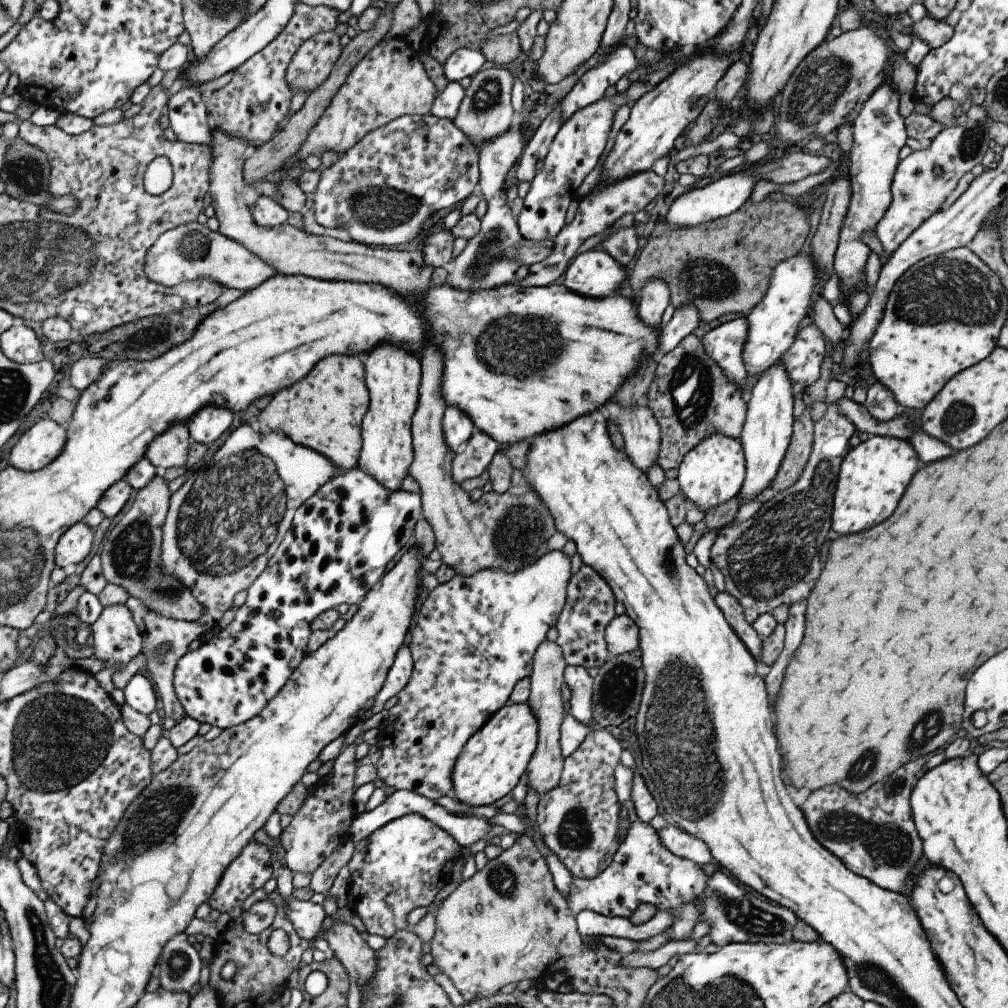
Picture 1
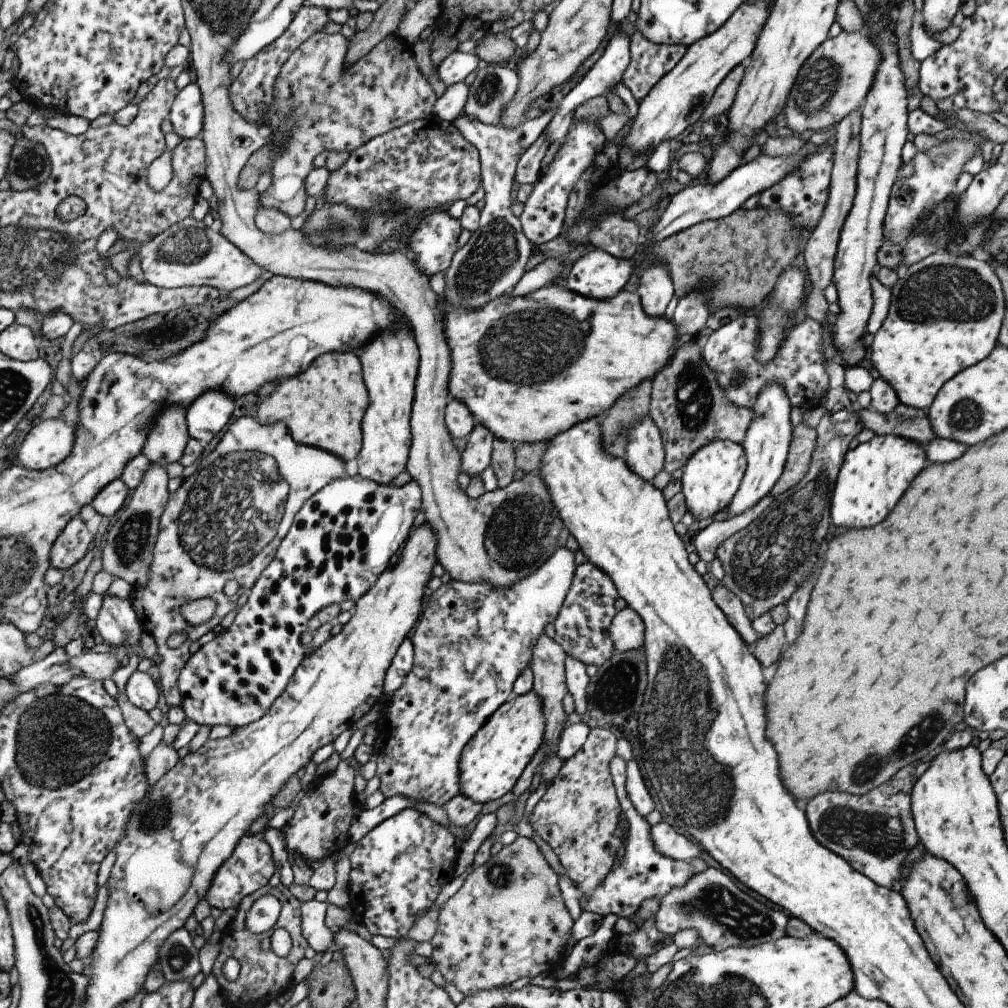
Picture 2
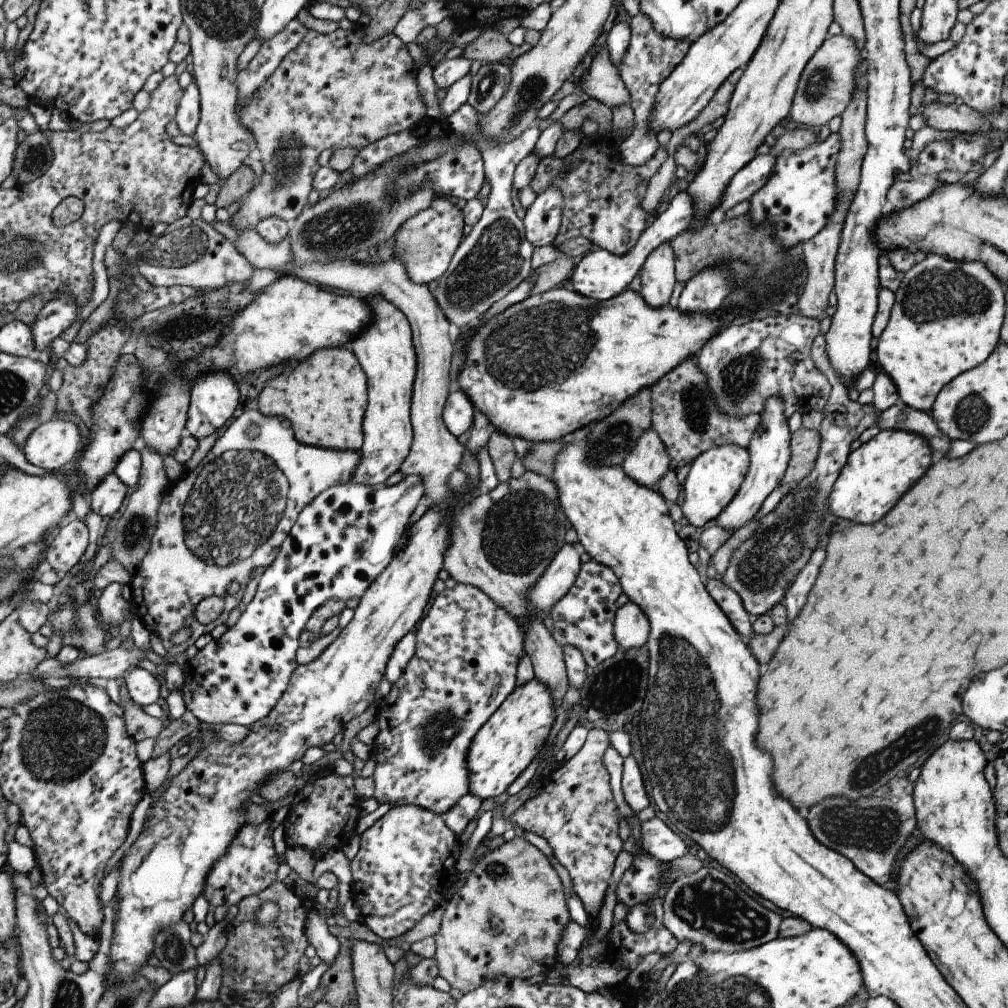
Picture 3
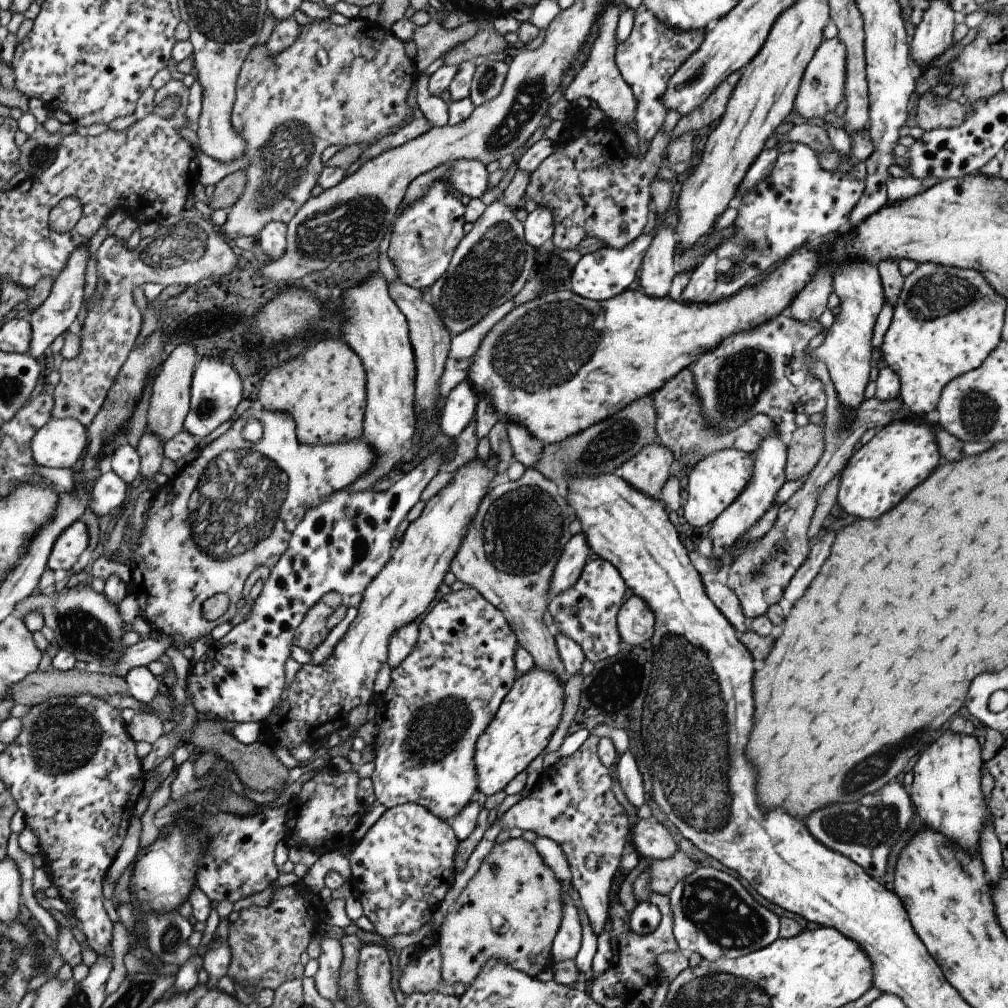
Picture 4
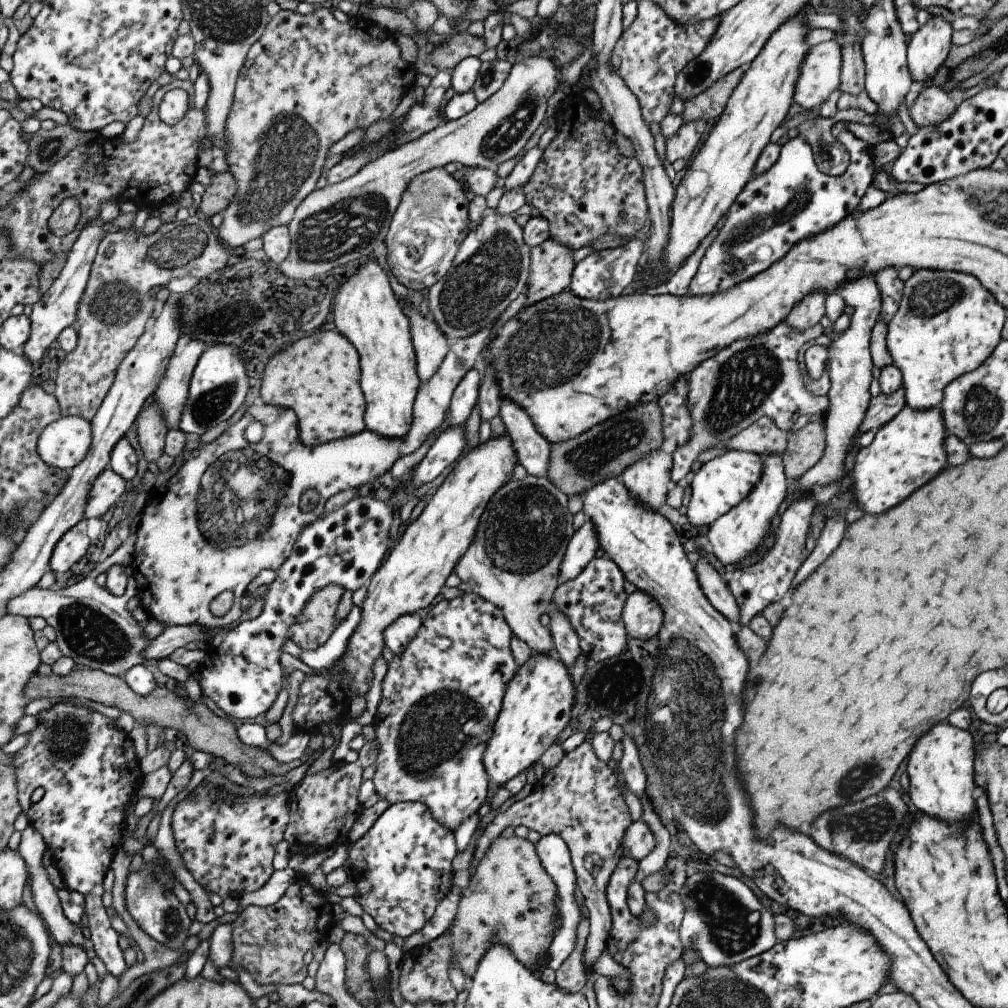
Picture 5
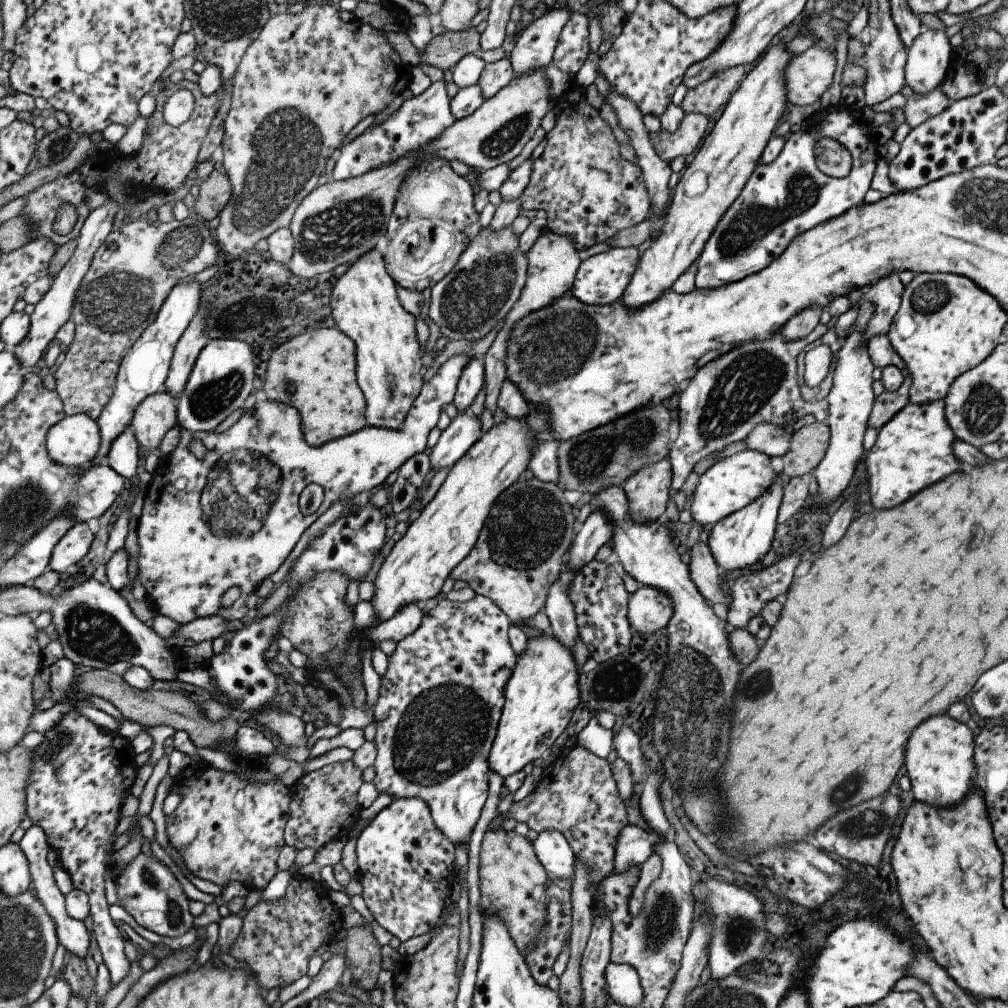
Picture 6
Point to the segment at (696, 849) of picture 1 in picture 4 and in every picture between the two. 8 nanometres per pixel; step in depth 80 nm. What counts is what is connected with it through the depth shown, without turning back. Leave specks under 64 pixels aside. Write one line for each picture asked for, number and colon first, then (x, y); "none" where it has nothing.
2: (668, 842)
3: (656, 839)
4: (648, 838)

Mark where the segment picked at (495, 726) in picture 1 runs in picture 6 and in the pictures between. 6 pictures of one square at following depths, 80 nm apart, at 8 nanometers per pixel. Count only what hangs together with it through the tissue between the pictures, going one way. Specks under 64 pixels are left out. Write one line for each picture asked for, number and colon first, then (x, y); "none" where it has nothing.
2: (489, 765)
3: (513, 735)
4: (528, 714)
5: (535, 708)
6: (539, 698)

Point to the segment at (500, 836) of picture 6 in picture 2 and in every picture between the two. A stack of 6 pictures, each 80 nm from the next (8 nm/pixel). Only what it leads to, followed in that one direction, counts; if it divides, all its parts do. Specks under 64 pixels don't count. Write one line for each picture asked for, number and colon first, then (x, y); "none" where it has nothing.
2: (507, 921)
3: (505, 921)
4: (510, 909)
5: (510, 900)

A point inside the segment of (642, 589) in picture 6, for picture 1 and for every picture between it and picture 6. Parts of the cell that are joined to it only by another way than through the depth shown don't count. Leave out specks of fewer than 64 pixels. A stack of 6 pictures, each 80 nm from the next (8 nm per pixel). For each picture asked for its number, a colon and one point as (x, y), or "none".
1: (620, 636)
2: (625, 631)
3: (630, 628)
4: (634, 620)
5: (640, 615)

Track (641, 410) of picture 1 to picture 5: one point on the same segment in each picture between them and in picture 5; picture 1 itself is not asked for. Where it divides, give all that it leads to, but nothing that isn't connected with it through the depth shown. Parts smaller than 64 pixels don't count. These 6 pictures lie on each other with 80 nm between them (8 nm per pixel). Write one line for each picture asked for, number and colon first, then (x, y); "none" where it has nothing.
2: (643, 452)
3: (647, 461)
4: (647, 472)
5: (648, 479)

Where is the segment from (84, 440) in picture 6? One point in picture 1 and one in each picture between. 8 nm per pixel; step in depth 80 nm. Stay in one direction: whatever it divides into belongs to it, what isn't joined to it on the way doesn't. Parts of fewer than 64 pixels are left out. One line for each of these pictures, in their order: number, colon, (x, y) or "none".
1: (42, 443)
2: (47, 443)
3: (52, 445)
4: (58, 443)
5: (62, 444)

